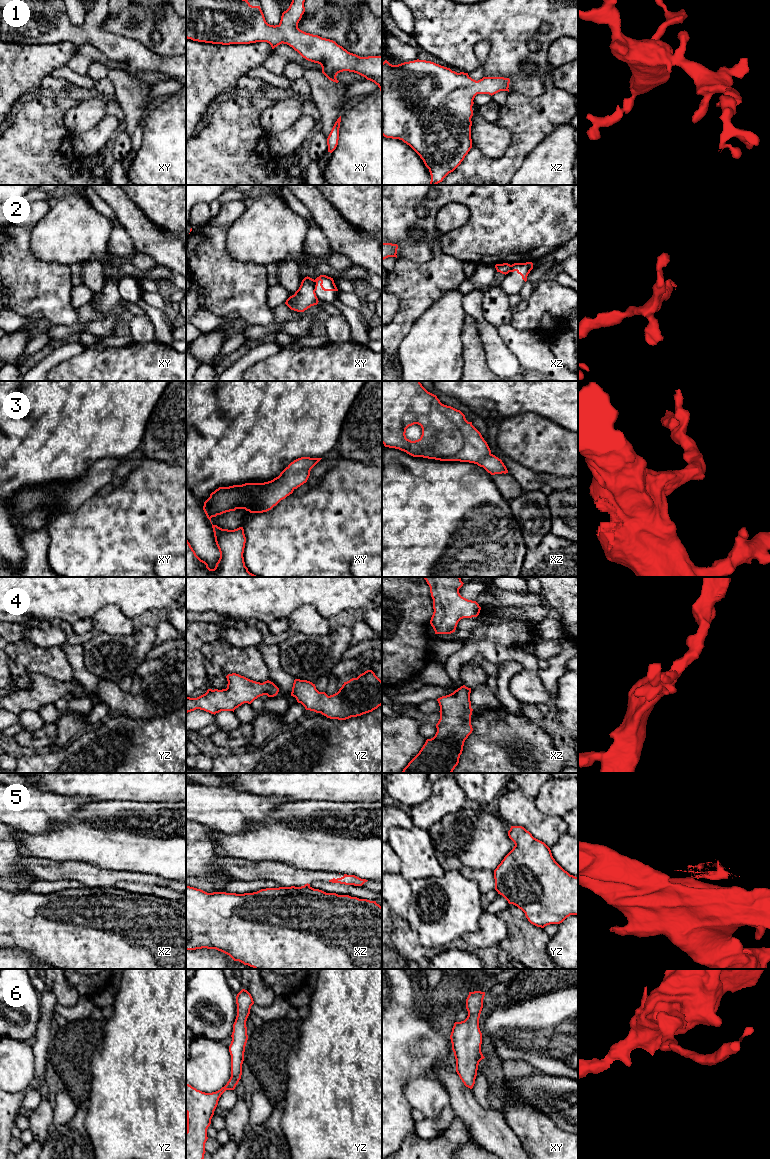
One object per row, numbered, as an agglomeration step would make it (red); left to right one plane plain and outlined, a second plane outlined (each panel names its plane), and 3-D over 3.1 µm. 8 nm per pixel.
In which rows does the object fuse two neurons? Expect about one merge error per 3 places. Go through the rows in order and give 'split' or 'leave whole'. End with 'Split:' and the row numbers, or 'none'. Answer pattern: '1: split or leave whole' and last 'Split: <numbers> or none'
1: leave whole
2: split
3: leave whole
4: leave whole
5: split
6: leave whole
Split: 2, 5

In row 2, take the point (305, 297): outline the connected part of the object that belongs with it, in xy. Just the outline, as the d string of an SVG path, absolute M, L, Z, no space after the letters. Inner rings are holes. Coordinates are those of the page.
M307 276L302 280L299 289L286 300L285 304L291 310L304 312L311 306L317 305L318 302L314 290L314 279Z

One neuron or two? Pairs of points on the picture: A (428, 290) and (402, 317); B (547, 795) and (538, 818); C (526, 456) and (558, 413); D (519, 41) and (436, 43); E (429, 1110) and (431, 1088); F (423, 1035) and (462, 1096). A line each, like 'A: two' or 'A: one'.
A: one
B: two
C: two
D: one
E: one
F: two

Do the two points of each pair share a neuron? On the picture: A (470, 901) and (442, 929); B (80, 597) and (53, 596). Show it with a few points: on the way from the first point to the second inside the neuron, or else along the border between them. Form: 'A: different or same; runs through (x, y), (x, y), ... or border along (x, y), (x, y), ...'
A: same; runs through (463, 908), (449, 922)
B: same; runs through (73, 596), (60, 596)

